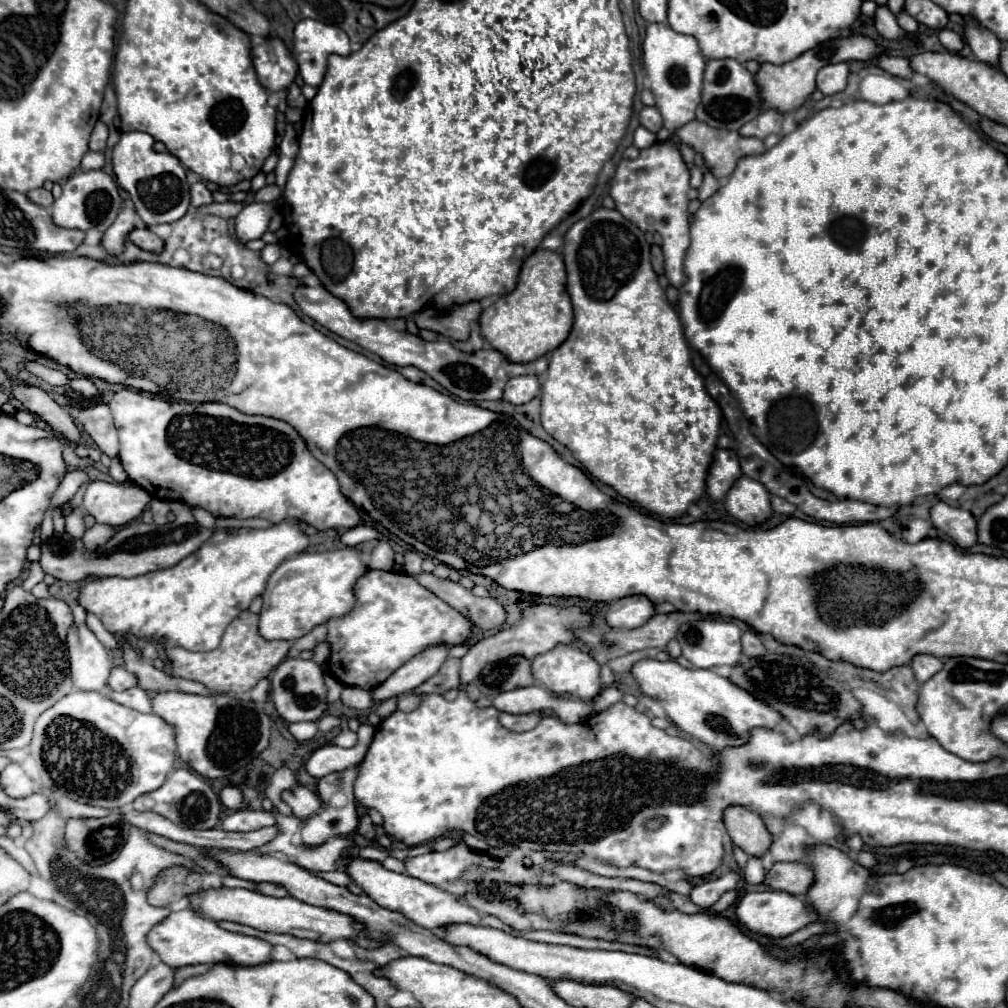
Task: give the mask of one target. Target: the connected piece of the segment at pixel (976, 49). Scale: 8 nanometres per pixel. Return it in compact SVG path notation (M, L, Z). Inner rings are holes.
M967 19L967 27L965 27L965 39L975 55L977 61L999 67L999 55L1001 55L1001 41L989 33L985 27L977 25L973 19Z

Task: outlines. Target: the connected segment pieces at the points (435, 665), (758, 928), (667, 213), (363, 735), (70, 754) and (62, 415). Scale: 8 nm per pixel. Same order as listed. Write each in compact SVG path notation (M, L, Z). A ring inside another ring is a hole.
M437 645L421 651L405 665L401 665L395 673L391 673L381 685L377 685L371 691L371 699L375 703L383 703L391 697L399 697L413 691L439 671L439 667L447 659L447 649L449 649L447 645Z
M761 891L761 893L745 893L735 903L735 915L741 925L745 925L749 931L767 935L767 937L785 937L795 933L797 929L809 925L811 921L817 921L817 915L807 909L807 903L799 897L793 897L789 893L781 891Z
M667 139L643 149L637 159L623 159L611 179L609 195L615 201L615 209L629 221L633 221L645 233L661 235L661 249L665 255L665 275L673 287L681 287L687 281L683 271L683 259L689 247L689 169L679 149Z
M361 725L359 727L359 741L355 747L343 749L337 745L325 745L325 747L313 751L313 755L305 763L307 773L321 779L329 773L351 769L353 765L357 765L361 761L361 757L365 757L369 743L373 741L373 733L375 733L373 725Z
M73 691L39 715L31 739L31 755L37 761L43 785L51 793L59 791L79 803L117 809L131 805L139 795L163 785L165 777L173 771L175 737L173 727L165 725L157 715L137 713L103 693Z
M15 381L11 393L15 399L23 403L27 411L39 415L57 435L63 435L65 439L69 439L75 445L81 441L81 431L77 429L73 419L41 387Z

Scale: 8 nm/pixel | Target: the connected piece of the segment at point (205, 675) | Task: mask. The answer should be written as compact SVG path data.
M243 611L239 617L231 621L217 649L209 653L167 649L167 657L171 659L175 677L199 681L217 693L243 693L253 689L261 679L269 677L269 673L287 657L287 651L289 651L287 641L265 641L257 633L257 615Z

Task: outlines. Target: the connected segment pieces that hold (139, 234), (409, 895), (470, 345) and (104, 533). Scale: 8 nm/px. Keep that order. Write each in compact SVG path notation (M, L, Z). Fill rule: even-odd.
M133 229L129 233L129 241L133 241L137 247L151 251L151 253L161 253L163 251L163 239L159 239L155 233L151 233L149 229Z
M341 857L337 861L337 867L341 871L345 871L351 877L351 881L357 883L363 889L363 893L367 897L371 897L377 905L381 905L389 911L399 911L401 915L405 915L407 919L411 919L413 923L417 923L425 929L439 929L439 927L445 927L451 923L479 925L479 921L481 921L481 915L477 913L477 909L469 907L467 903L461 903L451 893L437 889L429 883L423 883L411 875L389 871L379 861L369 861L369 859L361 859L361 857Z
M473 325L473 329L471 329L471 337L469 337L467 343L453 343L453 345L457 345L459 349L465 349L465 351L469 351L469 353L483 349L483 337L481 337L481 329L479 329L479 325Z
M93 525L91 529L85 531L85 535L83 535L81 541L83 541L83 545L85 545L87 551L95 551L97 547L105 545L113 535L115 535L113 527L109 527L109 525Z

